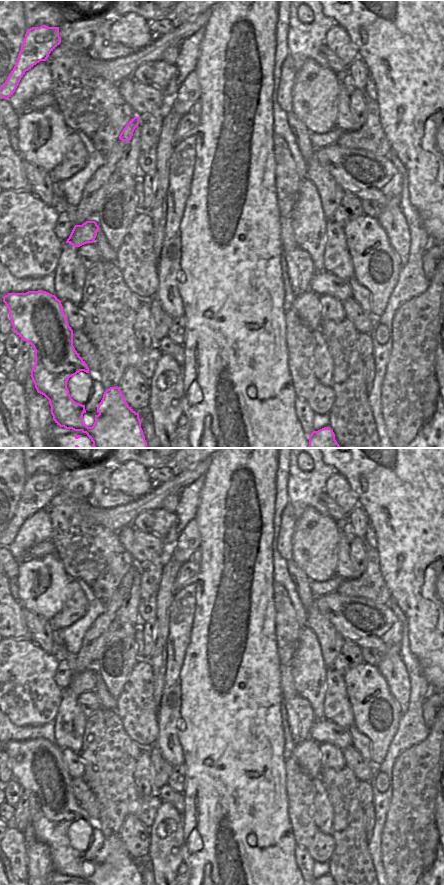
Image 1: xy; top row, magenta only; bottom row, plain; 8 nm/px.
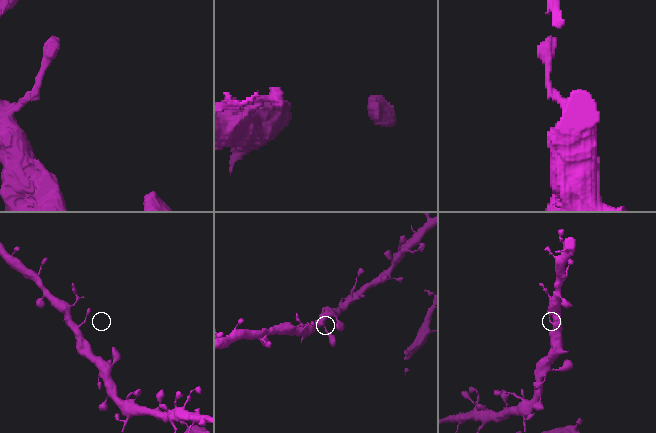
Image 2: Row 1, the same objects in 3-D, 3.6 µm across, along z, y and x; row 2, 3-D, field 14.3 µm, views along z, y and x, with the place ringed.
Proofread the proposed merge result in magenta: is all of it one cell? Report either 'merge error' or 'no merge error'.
no merge error

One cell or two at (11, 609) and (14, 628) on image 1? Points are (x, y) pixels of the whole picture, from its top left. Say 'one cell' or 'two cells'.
one cell

